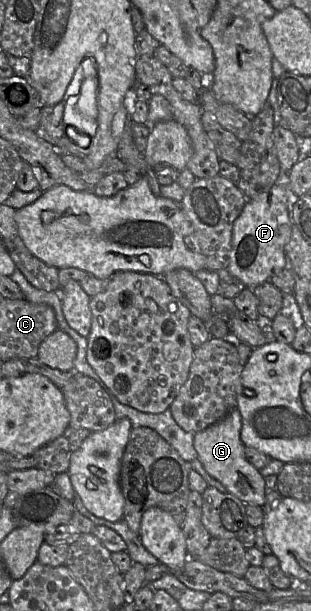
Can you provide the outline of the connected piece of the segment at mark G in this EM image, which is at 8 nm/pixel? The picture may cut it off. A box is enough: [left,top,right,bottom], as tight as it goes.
[194,409,267,507]

